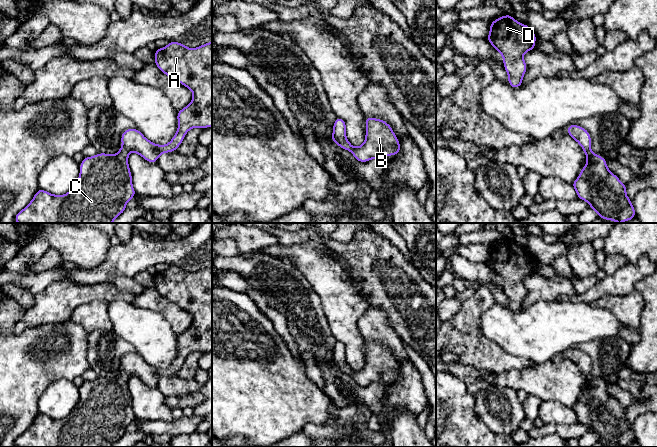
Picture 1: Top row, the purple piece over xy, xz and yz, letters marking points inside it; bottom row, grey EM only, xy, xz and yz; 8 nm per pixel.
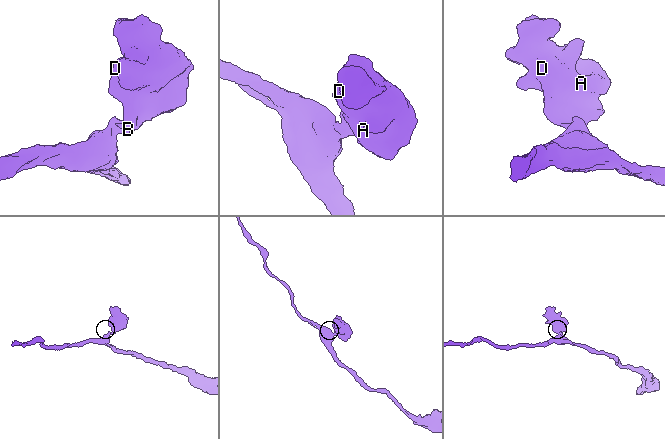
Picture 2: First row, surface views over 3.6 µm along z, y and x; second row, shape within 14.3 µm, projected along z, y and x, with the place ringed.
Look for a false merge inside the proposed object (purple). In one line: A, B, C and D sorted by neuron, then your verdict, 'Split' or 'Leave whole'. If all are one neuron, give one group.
Groups: A B C D. Leave whole

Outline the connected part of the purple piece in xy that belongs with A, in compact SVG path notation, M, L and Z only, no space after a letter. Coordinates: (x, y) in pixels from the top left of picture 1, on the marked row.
M170 41L164 48L154 52L155 65L168 77L178 81L193 92L193 98L182 110L177 111L178 129L166 145L157 145L135 128L125 130L121 135L122 147L115 155L98 153L84 157L80 163L80 174L72 189L65 195L53 195L38 189L31 202L14 218L17 223L112 223L126 210L127 202L135 197L128 155L135 152L150 163L157 163L162 153L176 151L184 136L192 128L212 126L212 41L191 49Z

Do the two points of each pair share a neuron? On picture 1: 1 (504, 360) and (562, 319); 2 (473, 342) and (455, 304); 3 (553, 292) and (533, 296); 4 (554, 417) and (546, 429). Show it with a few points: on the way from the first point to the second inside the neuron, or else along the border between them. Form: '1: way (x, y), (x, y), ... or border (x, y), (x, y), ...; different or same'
1: border (491, 341), (506, 351), (533, 362); different
2: border (474, 293), (446, 320); different
3: way (548, 292), (538, 292); same
4: border (544, 423), (574, 424); different

